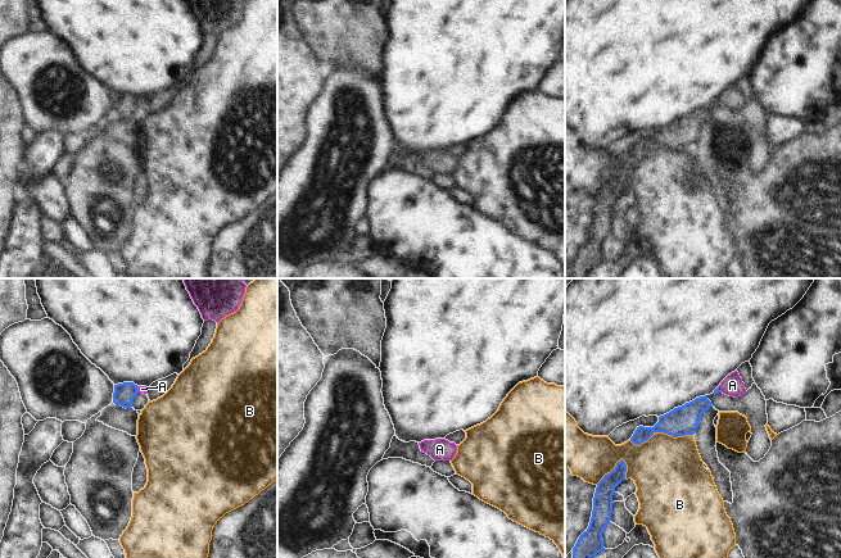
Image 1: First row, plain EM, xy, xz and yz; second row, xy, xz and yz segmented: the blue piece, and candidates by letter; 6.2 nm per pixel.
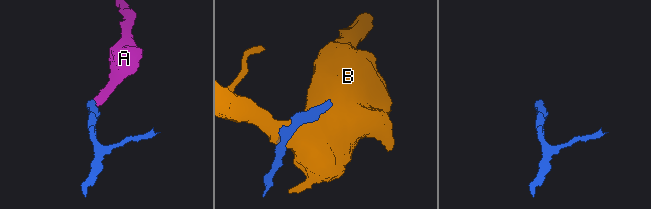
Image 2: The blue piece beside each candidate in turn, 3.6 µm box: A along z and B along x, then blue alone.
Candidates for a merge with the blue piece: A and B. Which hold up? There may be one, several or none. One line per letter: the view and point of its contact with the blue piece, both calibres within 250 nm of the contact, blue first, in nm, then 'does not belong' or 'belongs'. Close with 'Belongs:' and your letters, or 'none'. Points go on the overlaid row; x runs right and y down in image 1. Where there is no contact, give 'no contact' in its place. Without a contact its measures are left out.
A: contact xy (136, 389); calibres 130 and 50 nm; belongs
B: contact yz (660, 431); calibres 180 and 420 nm; does not belong
Belongs: A

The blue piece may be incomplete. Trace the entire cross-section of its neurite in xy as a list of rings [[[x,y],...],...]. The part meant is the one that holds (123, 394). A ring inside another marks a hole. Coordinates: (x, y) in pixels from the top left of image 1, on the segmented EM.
[[[123,382],[114,385],[113,403],[123,408],[131,408],[132,400],[139,393],[148,393],[146,386],[137,386],[134,382]]]

